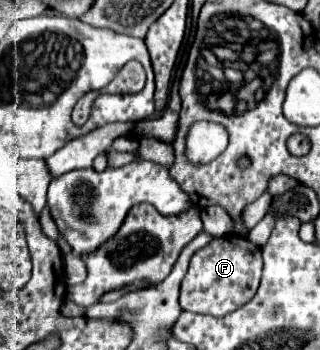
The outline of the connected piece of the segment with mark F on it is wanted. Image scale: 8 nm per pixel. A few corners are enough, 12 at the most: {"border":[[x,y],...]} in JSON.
{"border":[[238,234],[198,250],[188,312],[224,316],[258,290],[262,254]]}

